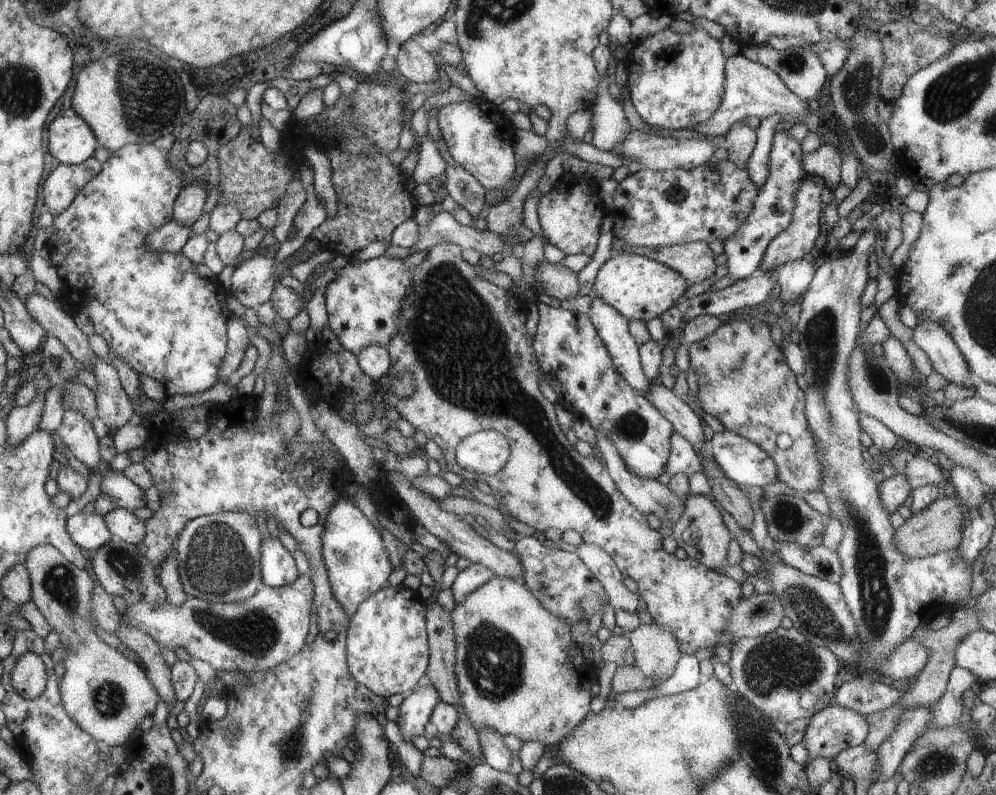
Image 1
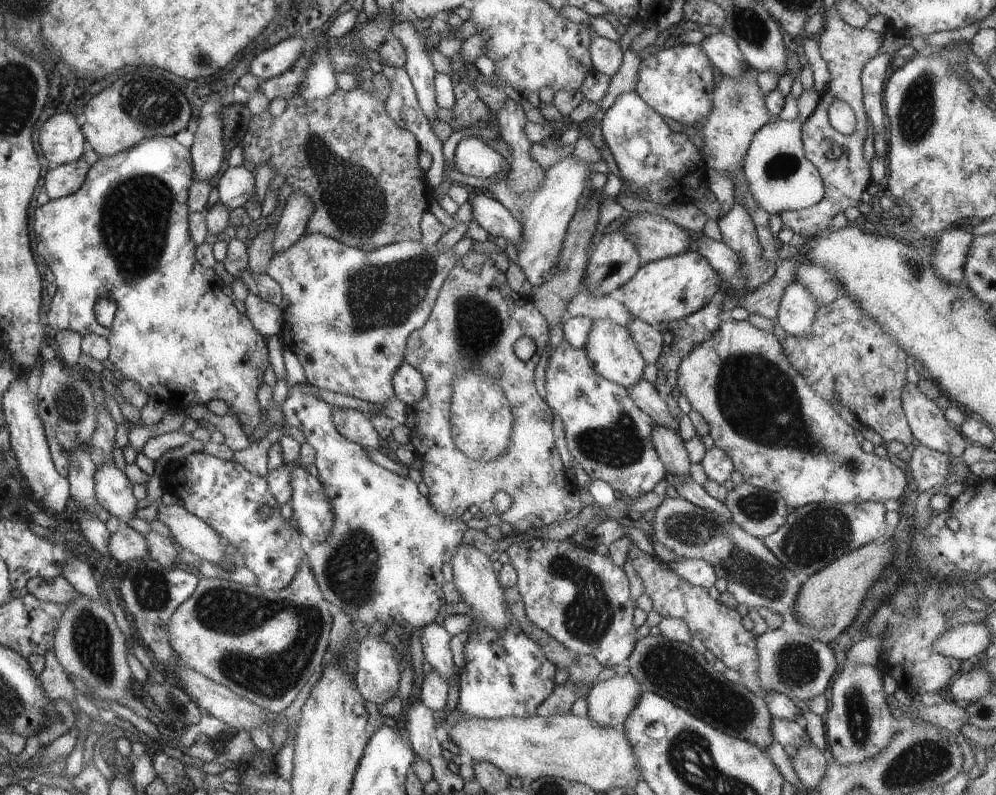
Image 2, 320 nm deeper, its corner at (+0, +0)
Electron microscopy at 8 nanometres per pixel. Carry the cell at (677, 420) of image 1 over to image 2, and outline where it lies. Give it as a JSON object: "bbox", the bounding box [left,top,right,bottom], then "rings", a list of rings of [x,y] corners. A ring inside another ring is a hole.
{"bbox":[583,319,647,389],"rings":[[[597,319],[593,322],[592,330],[588,332],[588,340],[586,340],[583,350],[590,360],[590,366],[604,379],[624,386],[626,389],[642,380],[647,363],[624,326],[609,319]]]}

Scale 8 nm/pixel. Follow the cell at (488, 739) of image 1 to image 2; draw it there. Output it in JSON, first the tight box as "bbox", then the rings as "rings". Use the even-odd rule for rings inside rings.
{"bbox":[420,623,456,682],"rings":[[[436,623],[428,624],[421,631],[420,640],[422,649],[424,649],[425,661],[450,682],[455,678],[456,672],[449,646],[452,636]]]}

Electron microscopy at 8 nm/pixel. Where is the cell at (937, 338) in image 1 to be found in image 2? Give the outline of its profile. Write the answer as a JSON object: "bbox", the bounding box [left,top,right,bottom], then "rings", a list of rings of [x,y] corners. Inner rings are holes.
{"bbox":[929,223,974,283],"rings":[[[970,223],[956,224],[939,237],[929,262],[933,270],[949,283],[960,283],[965,274],[964,267],[974,235],[969,231]]]}

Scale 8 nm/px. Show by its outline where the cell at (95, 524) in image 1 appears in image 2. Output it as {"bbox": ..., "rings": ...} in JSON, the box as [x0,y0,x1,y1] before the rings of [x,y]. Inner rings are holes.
{"bbox":[108,524,148,562],"rings":[[[126,524],[108,538],[108,554],[118,562],[138,562],[144,560],[148,554],[146,538]]]}

